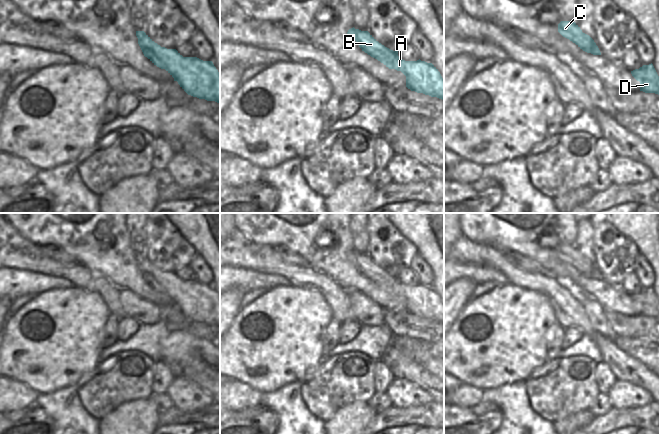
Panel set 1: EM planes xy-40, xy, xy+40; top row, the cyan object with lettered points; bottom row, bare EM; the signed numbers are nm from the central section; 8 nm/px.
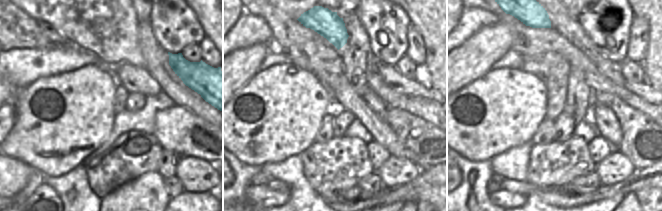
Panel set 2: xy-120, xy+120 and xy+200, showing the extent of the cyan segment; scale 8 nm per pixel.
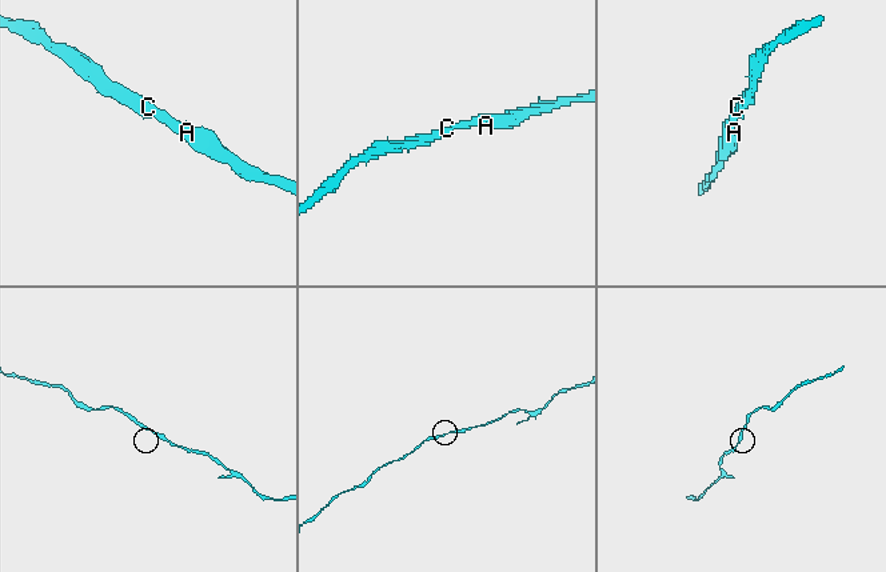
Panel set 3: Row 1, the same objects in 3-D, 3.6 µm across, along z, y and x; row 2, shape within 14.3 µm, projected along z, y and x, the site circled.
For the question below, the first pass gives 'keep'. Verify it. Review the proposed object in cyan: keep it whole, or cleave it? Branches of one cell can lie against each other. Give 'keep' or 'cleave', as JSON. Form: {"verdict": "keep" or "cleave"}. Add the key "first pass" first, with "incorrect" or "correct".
{"first pass": "correct", "verdict": "keep"}

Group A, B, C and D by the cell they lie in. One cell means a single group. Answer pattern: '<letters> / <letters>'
A B C D

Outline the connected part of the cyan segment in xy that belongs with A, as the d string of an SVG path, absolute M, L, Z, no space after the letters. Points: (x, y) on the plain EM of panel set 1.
M353 251L348 254L347 259L358 267L362 275L386 291L401 295L406 300L408 313L444 324L444 303L432 287L420 283L417 285L401 283L398 275L382 269L368 255L361 255Z

